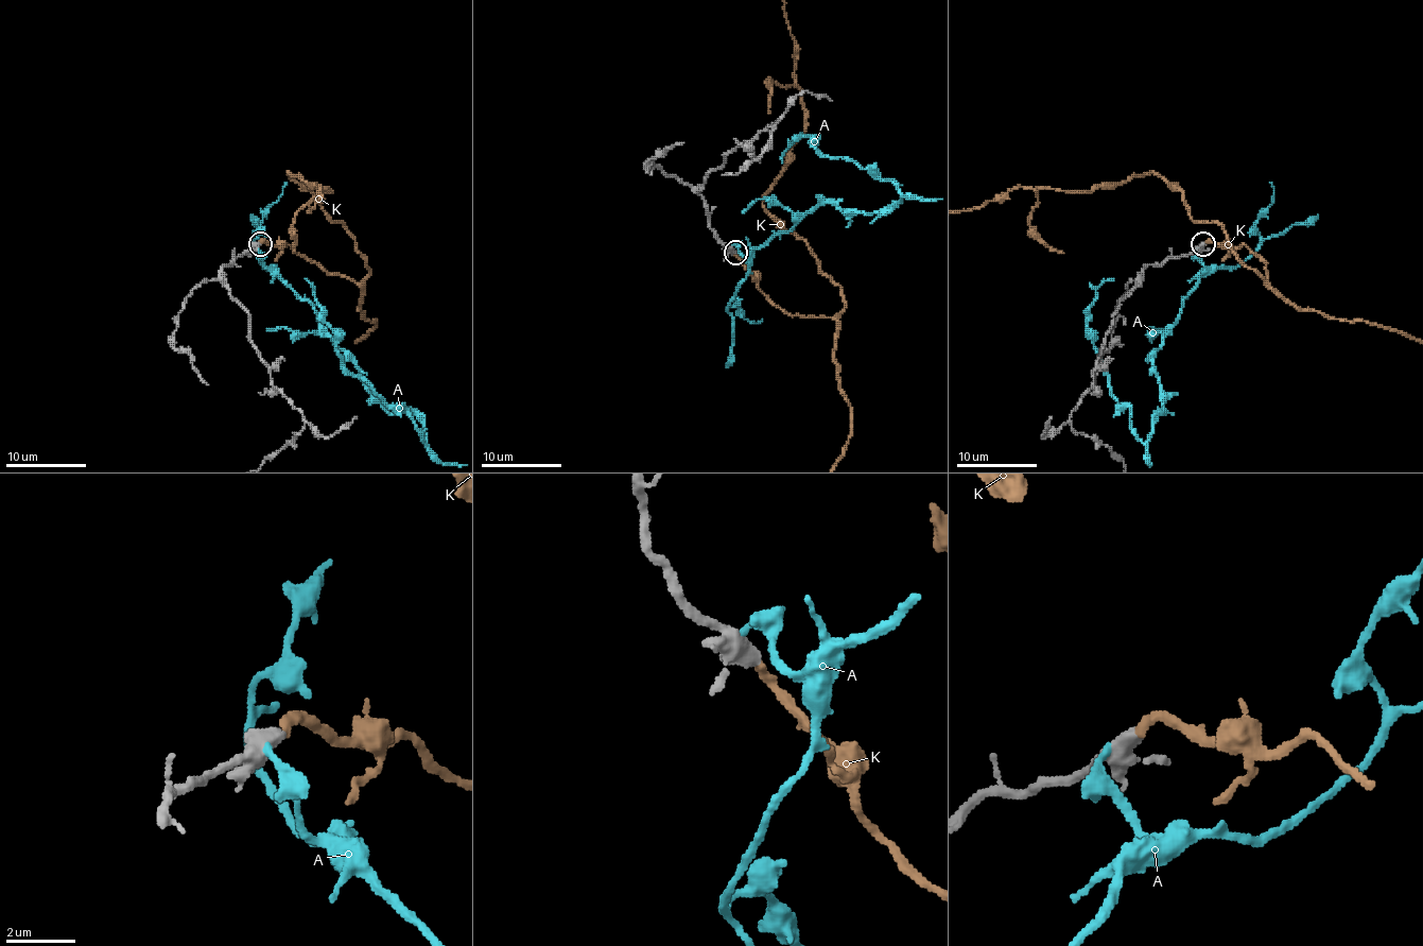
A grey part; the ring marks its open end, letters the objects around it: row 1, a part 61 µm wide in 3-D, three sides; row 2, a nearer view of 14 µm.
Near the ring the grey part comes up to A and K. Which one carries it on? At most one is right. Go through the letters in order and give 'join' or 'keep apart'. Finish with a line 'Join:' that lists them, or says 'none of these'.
A: keep apart
K: join
Join: K

